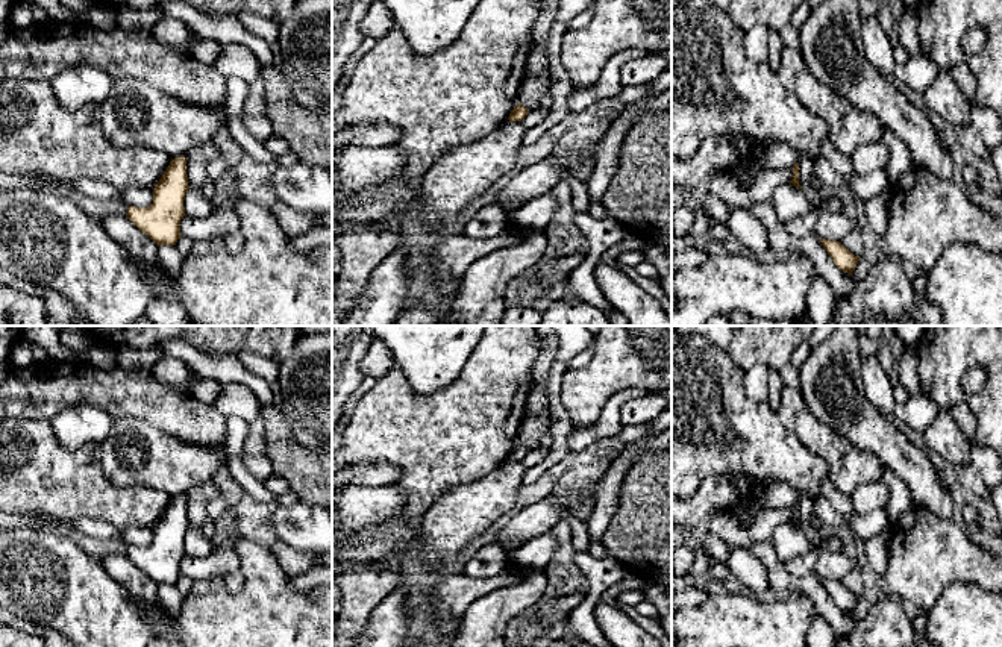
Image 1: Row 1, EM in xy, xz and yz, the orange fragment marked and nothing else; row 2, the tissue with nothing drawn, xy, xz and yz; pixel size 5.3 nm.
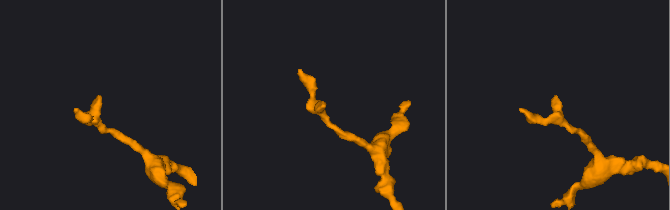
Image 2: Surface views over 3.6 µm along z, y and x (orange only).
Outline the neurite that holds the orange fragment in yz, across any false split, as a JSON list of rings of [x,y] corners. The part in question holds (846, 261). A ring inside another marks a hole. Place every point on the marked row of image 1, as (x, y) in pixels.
[[[819,238],[834,264],[844,273],[852,274],[860,256],[850,253],[841,242]]]

